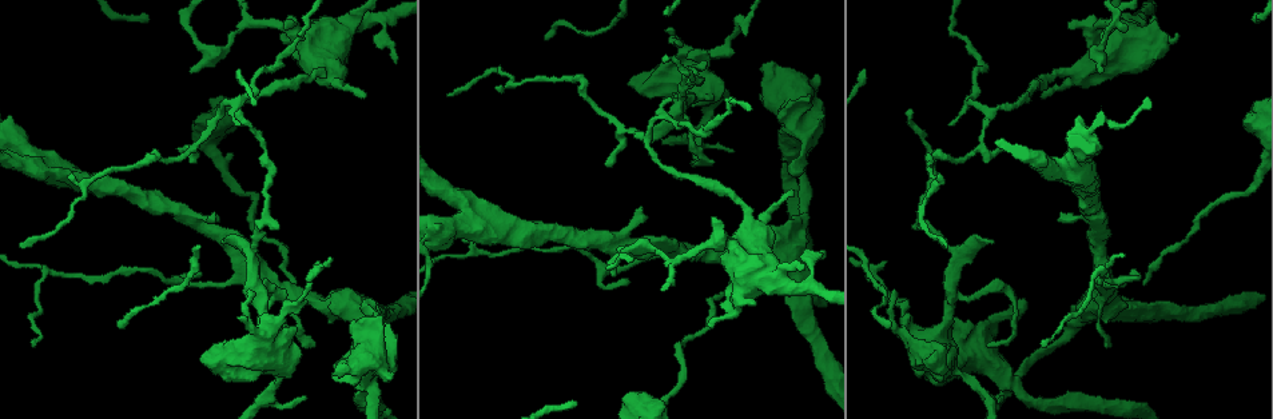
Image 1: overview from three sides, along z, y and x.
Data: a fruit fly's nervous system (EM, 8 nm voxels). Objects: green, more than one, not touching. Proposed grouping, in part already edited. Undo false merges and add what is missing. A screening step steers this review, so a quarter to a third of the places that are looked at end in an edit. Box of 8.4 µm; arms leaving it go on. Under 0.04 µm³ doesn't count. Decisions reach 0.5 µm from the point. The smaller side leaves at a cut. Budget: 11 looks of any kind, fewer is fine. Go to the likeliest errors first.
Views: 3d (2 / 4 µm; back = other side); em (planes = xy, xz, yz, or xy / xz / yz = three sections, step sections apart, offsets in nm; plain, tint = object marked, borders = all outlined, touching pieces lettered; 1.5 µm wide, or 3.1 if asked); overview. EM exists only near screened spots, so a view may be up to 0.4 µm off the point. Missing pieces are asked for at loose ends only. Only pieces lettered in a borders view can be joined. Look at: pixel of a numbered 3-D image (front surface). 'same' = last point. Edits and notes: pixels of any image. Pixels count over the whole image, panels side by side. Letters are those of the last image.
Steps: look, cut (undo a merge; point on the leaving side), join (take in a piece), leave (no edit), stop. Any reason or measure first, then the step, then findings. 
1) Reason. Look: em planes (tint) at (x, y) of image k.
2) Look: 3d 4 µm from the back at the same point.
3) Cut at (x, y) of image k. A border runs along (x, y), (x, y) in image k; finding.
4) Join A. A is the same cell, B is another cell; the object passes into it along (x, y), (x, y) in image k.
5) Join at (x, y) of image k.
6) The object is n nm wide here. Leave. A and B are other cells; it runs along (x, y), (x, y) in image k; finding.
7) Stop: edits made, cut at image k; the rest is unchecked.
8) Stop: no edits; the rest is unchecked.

Narrows sharply. Look: em 3.1 µm planes (borders) at (366, 379) of image 1.

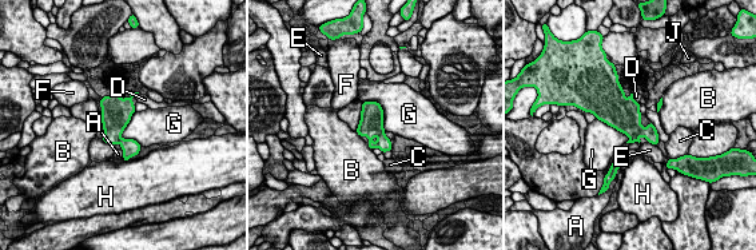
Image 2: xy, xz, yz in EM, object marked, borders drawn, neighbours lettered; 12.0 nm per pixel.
Cut at (371, 116) of image 2. A, B, C, D, E, F, G, H and J are other cells; a border runs along (384, 131), (378, 137) in image 2; a second neuron is stuck on.

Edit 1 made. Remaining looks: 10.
Thick turns thin. Look: em xy step 4 (borders) at (710, 115) of image 1.

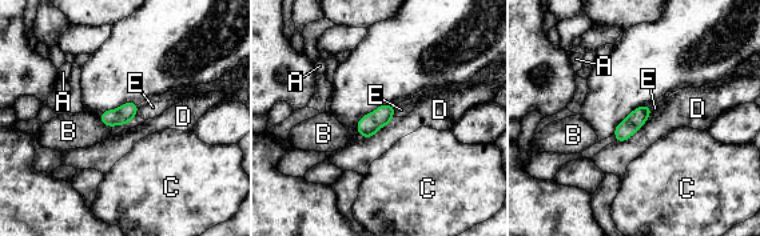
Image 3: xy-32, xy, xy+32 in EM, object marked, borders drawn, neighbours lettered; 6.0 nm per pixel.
Leave. A, B, C, D and E are other cells; one neuron here.

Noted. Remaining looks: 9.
Tapers out. Look: 3d 2 µm at (496, 88) of image 1.

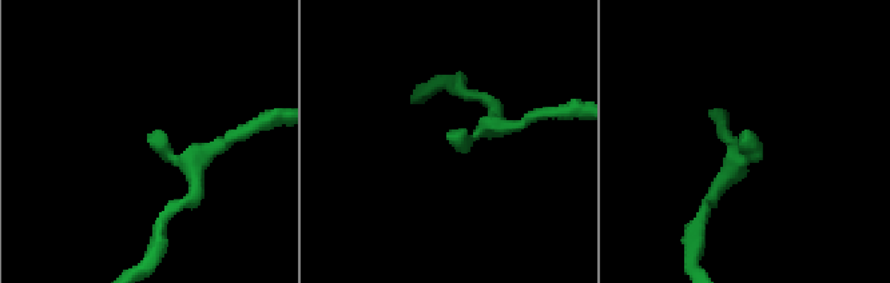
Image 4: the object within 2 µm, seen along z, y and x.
Shape alone is not enough. Look: em planes (borders) at (151, 138) of image 4.

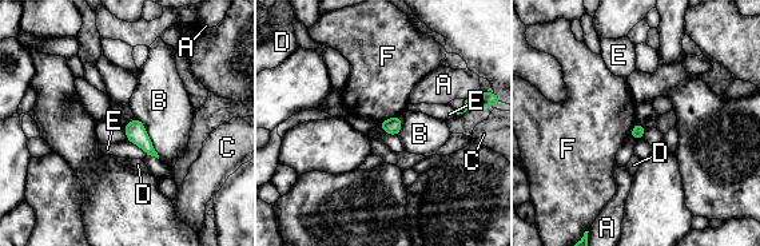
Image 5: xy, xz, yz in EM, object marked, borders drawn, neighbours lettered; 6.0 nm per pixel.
The object is 80 nm wide here; the longest contact is with B, 300 nm. Leave. A, B, C, D, E and F are other cells; none of them fits.

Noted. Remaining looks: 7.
Stop: edits made, cut at image 2; the rest is unchecked.

